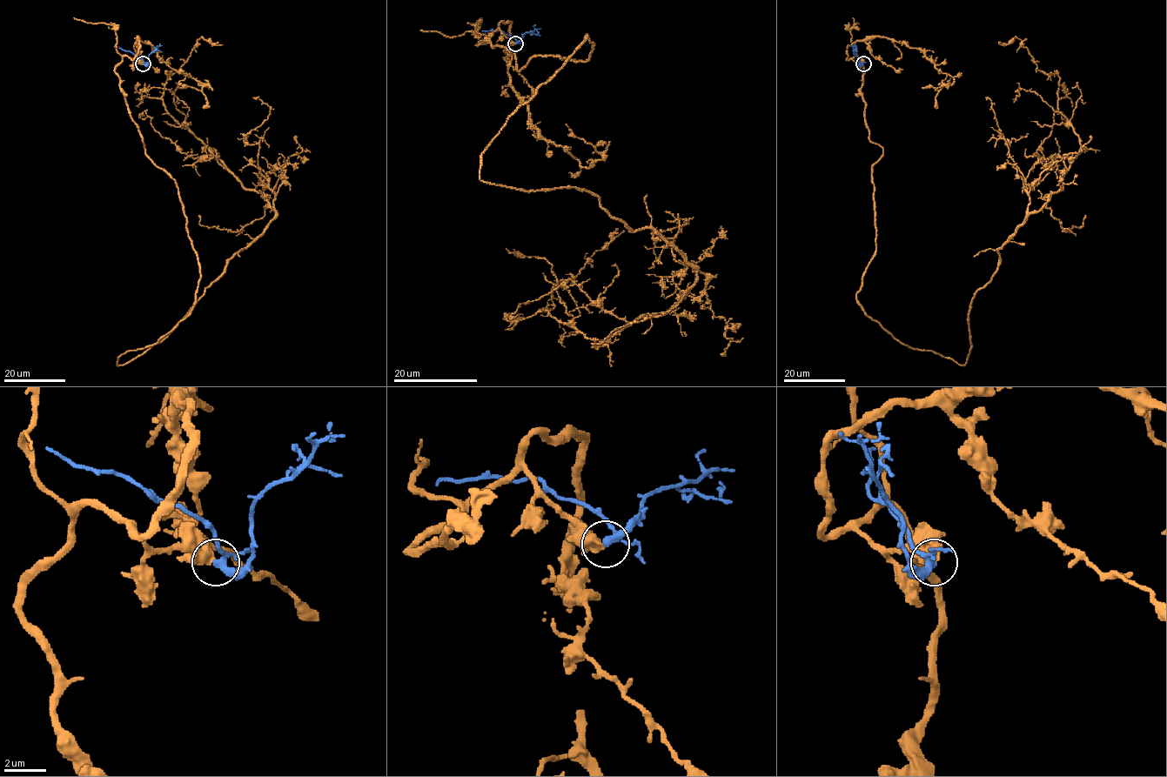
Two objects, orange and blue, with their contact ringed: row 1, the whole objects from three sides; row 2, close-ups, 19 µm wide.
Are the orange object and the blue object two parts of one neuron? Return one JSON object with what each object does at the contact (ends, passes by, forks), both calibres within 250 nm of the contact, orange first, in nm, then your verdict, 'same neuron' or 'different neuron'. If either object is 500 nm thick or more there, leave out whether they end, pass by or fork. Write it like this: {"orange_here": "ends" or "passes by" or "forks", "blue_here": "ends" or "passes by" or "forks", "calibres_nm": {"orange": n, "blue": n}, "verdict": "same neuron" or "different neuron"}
{"calibres_nm": {"orange": 600, "blue": 240}, "verdict": "different neuron"}

